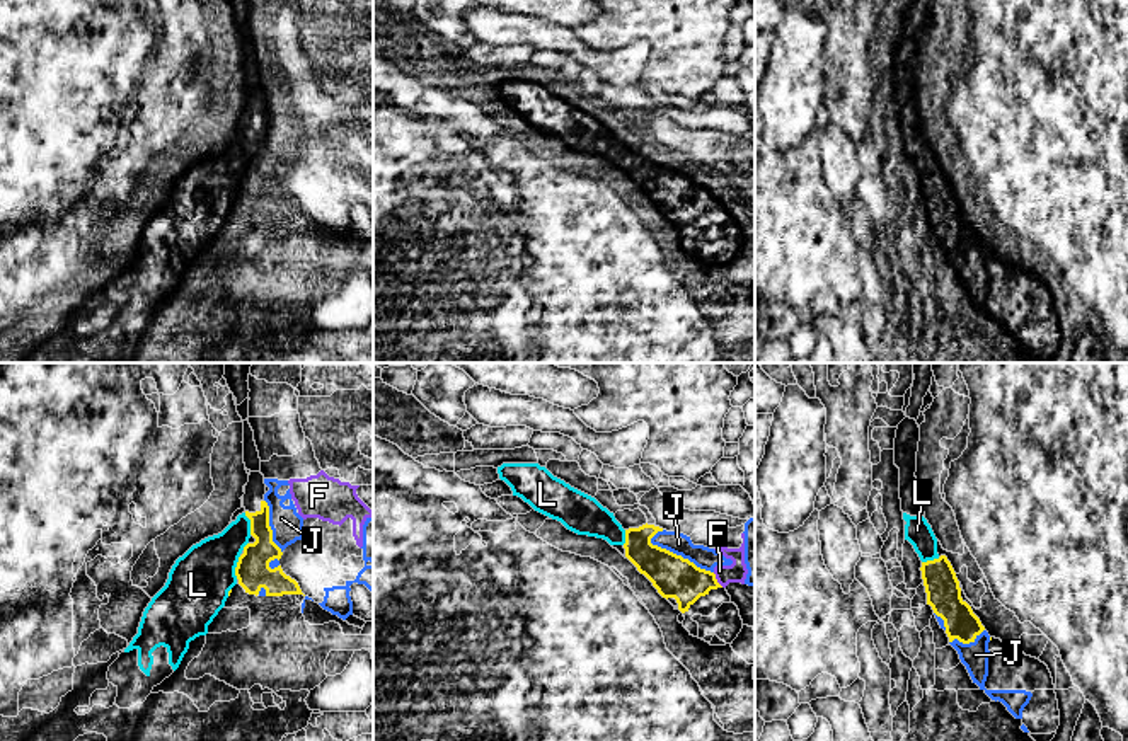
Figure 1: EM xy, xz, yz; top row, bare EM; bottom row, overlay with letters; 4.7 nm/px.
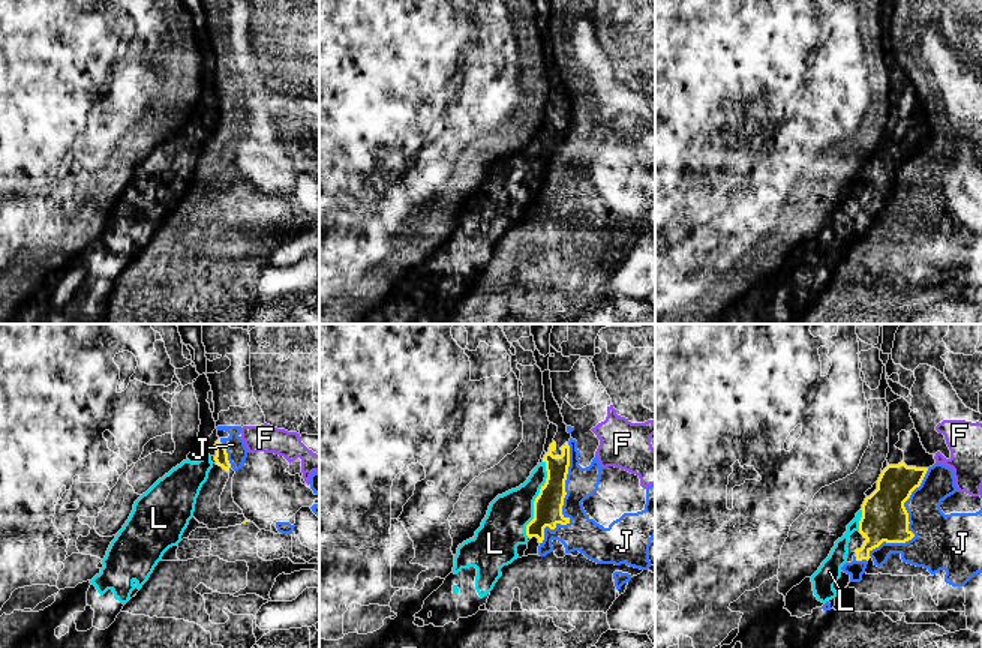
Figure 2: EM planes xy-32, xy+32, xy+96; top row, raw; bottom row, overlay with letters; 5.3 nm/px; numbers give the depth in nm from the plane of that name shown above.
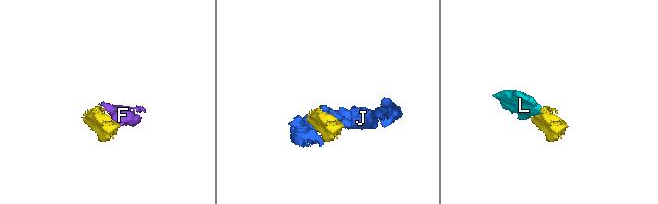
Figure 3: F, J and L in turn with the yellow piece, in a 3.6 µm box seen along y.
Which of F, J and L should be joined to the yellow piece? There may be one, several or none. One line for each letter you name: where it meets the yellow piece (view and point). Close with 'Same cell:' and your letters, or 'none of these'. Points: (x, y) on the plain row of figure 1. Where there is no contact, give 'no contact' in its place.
L: contact xy (235, 186)
Same cell: L

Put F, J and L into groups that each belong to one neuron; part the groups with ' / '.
F J / L

